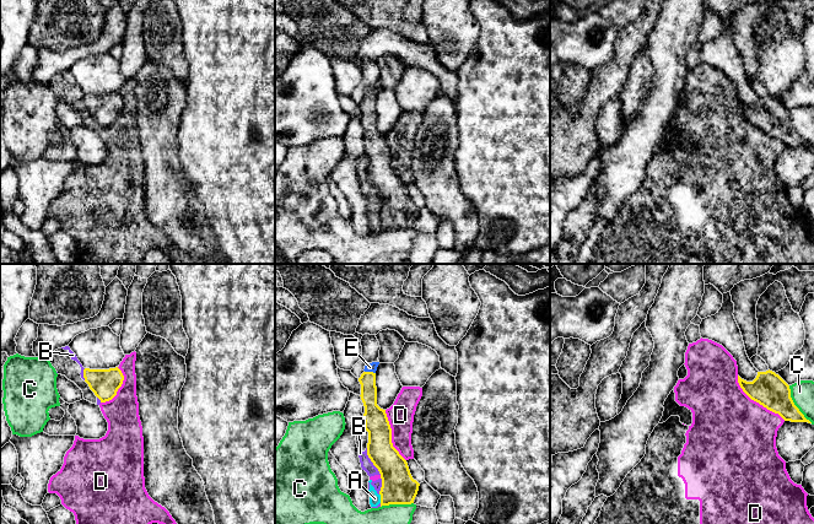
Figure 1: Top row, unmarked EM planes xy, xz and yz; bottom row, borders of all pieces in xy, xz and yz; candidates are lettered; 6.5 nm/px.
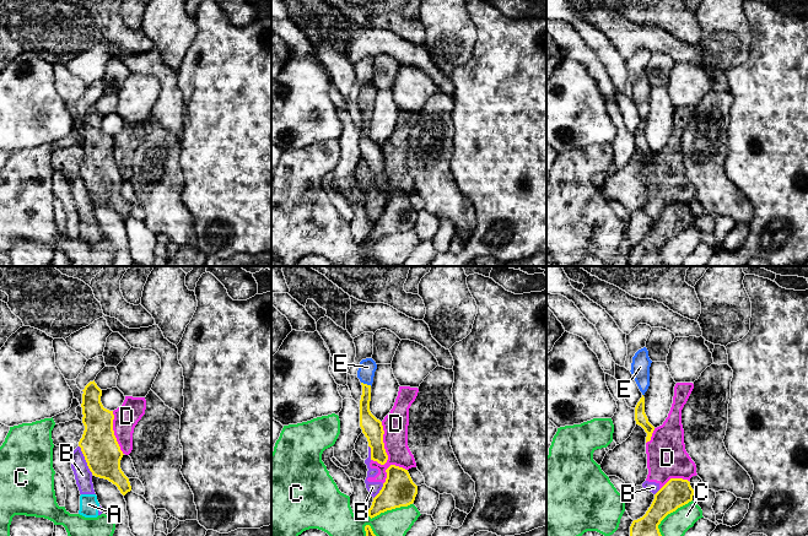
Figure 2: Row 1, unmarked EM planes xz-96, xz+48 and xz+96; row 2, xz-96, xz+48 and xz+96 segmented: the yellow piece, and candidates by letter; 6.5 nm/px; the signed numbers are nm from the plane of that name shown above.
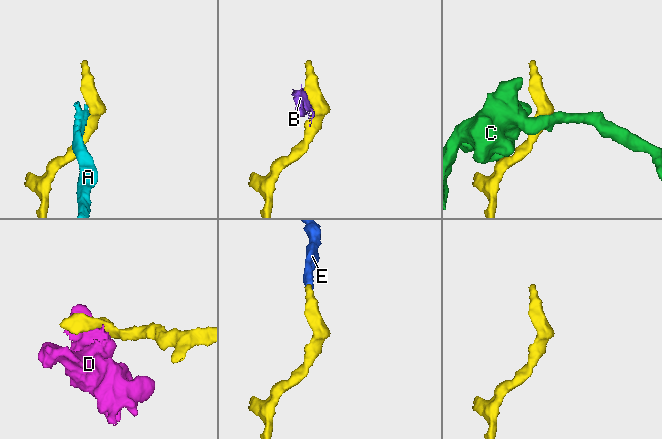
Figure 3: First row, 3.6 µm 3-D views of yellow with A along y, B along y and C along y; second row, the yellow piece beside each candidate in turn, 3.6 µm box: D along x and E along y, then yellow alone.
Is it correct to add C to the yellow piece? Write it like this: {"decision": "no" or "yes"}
{"decision": "no"}

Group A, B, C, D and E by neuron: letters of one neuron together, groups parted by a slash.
A B D / C / E

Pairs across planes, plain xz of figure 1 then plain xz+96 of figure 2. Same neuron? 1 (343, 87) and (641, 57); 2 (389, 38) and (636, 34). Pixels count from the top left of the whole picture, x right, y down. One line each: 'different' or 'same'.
1: different
2: same

